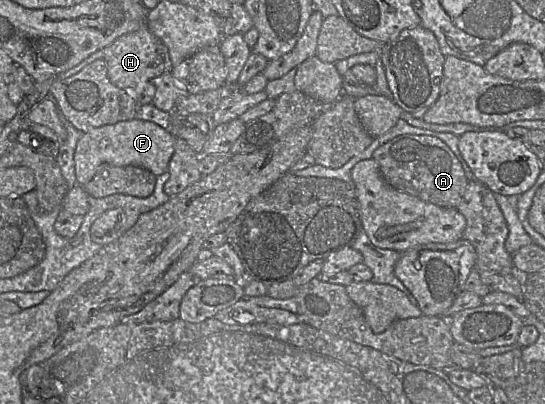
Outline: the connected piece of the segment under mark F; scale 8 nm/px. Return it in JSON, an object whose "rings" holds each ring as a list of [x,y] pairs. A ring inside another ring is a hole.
{"rings":[[[137,118],[92,128],[82,134],[76,145],[74,163],[77,182],[80,185],[87,184],[103,164],[139,166],[159,176],[168,171],[175,142],[176,137],[168,130],[154,122]]]}

